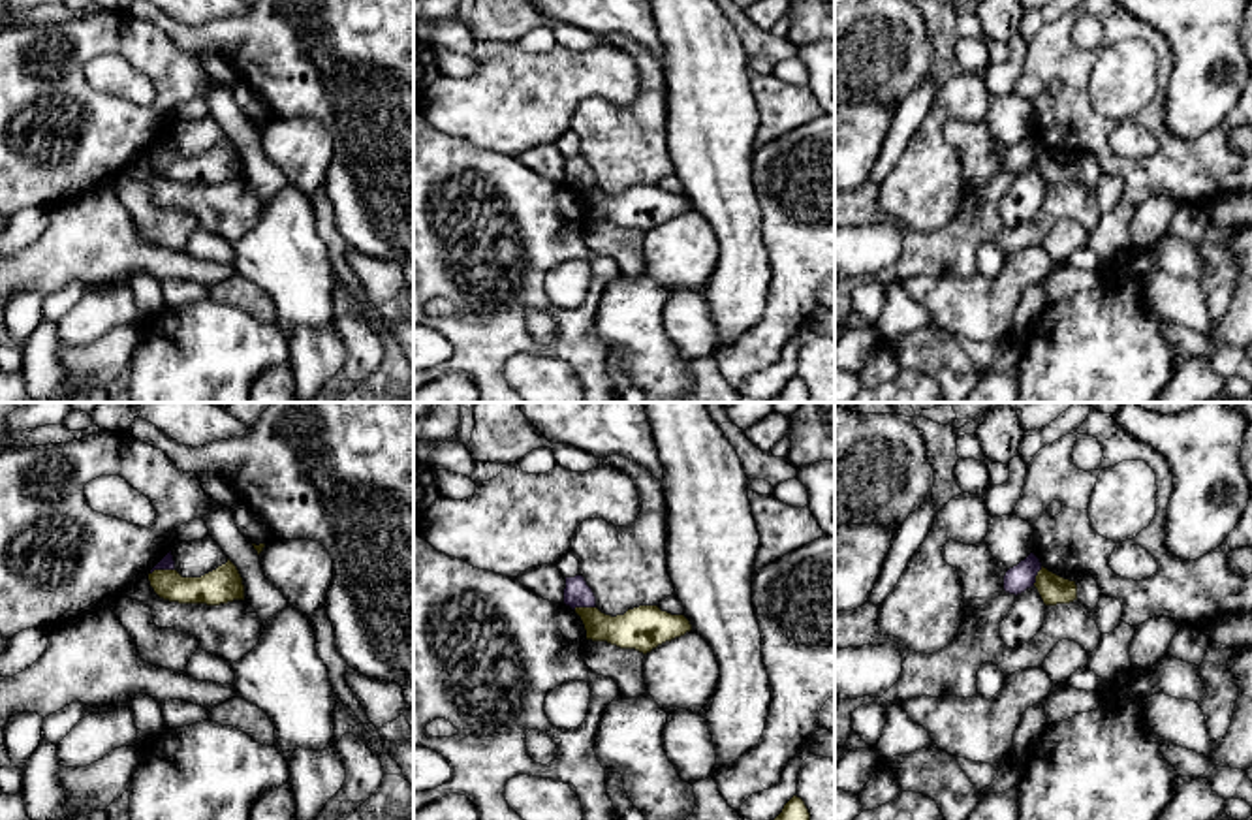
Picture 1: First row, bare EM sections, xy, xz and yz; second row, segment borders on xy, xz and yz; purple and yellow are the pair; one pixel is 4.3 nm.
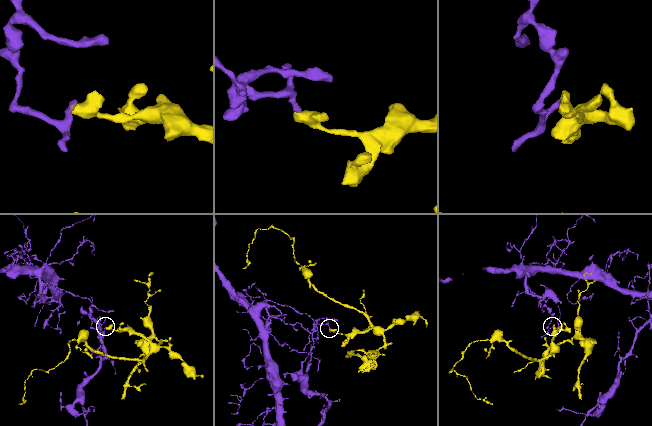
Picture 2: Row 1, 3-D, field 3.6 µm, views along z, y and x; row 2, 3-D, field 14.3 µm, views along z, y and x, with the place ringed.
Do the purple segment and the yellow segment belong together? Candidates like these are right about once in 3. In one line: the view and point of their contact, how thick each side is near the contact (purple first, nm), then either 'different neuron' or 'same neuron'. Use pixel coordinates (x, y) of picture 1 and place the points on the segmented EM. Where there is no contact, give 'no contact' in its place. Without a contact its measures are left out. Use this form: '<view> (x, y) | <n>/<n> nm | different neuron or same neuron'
xy (162, 568) | 60/150 nm | different neuron

